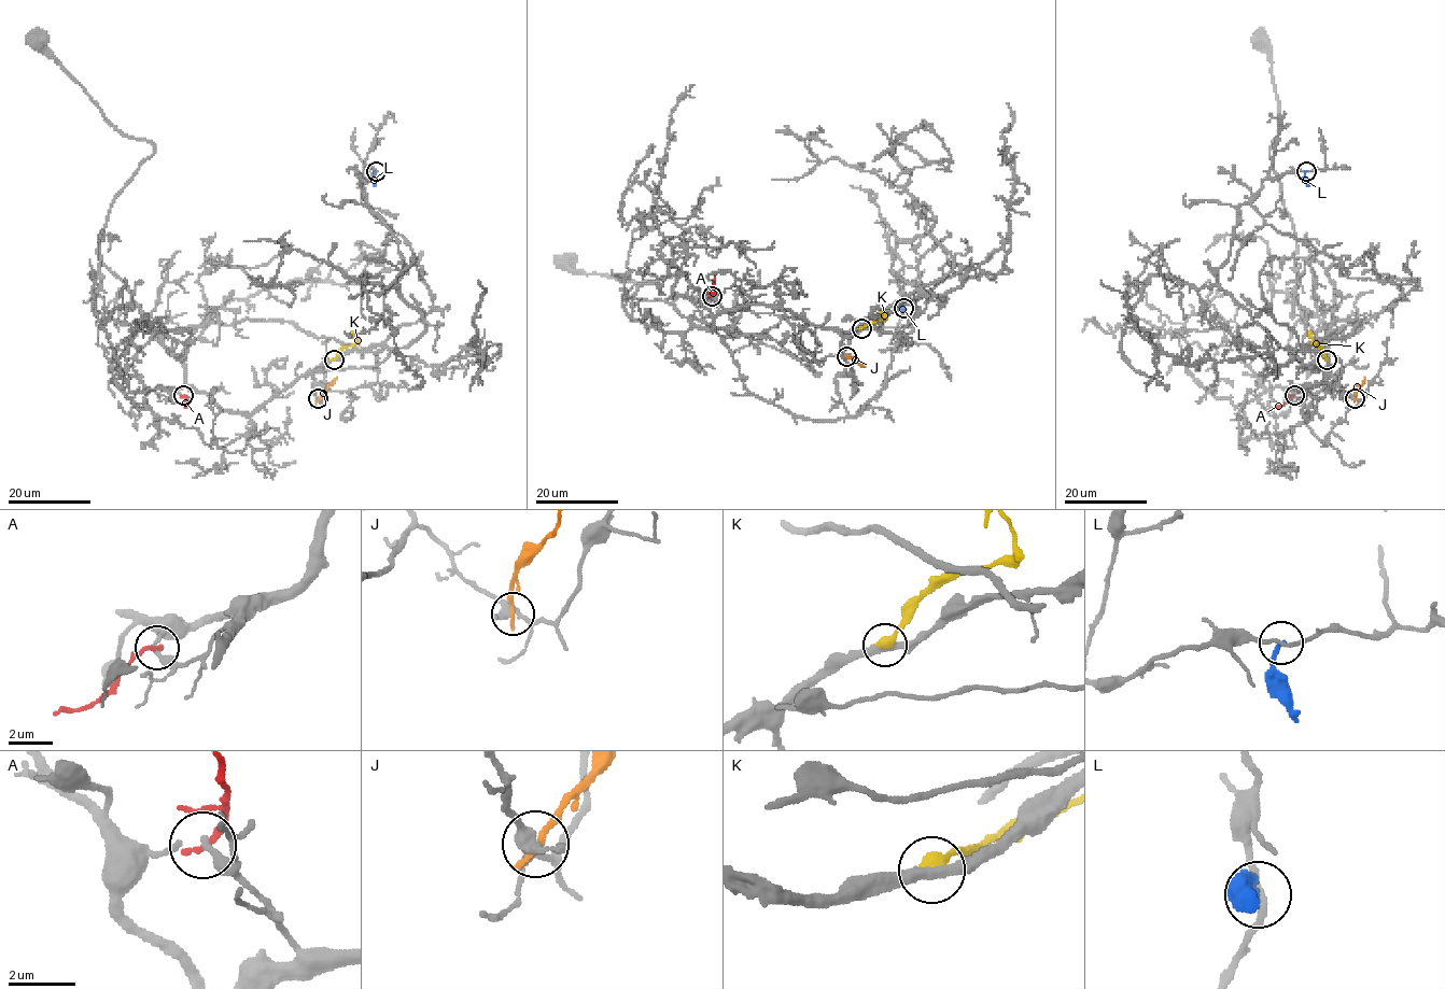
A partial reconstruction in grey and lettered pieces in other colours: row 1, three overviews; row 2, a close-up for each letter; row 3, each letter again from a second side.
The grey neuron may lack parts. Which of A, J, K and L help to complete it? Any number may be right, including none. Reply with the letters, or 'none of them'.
none of them

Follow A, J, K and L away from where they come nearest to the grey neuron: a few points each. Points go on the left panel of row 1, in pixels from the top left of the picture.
A: (184, 395), (185, 408)
J: (319, 398), (336, 376)
K: (334, 359), (342, 350), (358, 342), (351, 331)
L: (376, 171), (374, 186)

